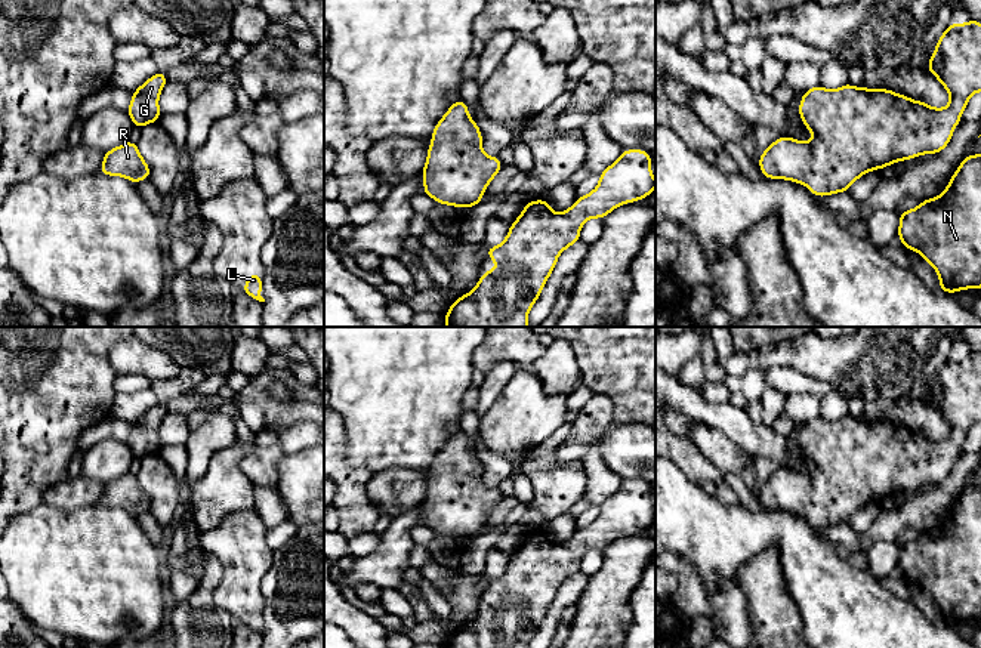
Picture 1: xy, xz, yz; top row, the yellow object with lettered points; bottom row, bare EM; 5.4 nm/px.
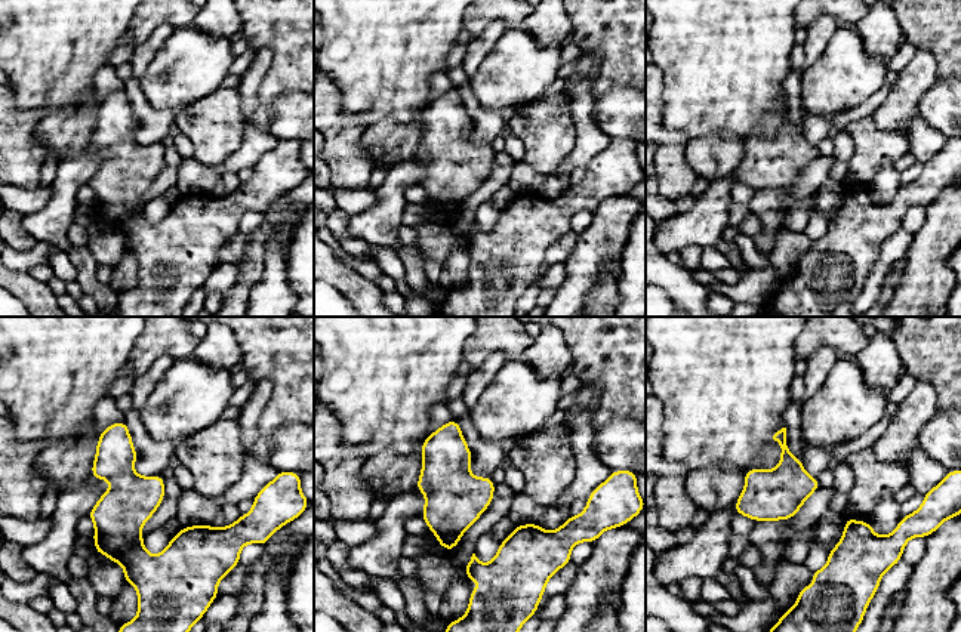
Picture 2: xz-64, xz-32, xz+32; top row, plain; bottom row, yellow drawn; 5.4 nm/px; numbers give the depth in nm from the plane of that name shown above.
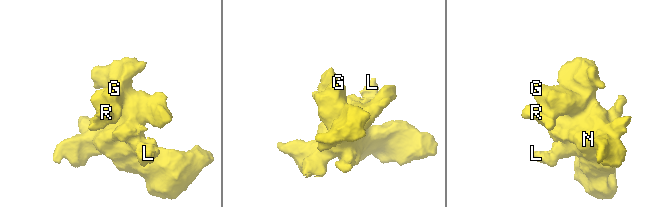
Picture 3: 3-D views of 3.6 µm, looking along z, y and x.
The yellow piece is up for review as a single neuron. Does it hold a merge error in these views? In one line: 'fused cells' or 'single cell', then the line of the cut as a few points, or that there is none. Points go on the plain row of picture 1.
single cell; cut none

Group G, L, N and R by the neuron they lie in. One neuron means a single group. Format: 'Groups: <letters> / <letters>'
Groups: G L N R

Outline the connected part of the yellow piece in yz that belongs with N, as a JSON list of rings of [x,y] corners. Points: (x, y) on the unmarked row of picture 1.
[[[981,485],[963,488],[940,528],[903,541],[897,568],[937,602],[940,623],[981,621]]]

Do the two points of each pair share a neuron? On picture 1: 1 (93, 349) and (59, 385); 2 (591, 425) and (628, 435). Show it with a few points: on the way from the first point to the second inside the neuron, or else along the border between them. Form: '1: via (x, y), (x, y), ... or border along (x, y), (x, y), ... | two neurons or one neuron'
1: via (85, 358), (67, 376) | one neuron
2: border along (605, 431), (598, 441) | two neurons

